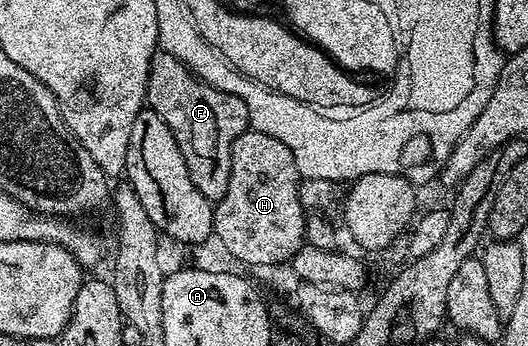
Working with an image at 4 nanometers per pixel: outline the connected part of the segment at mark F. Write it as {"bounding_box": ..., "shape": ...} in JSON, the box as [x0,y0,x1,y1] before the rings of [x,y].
{"bounding_box":[145,50,249,202],"shape":[[[160,50],[153,55],[151,70],[149,71],[149,85],[145,94],[148,107],[153,108],[155,114],[159,114],[159,118],[163,118],[163,122],[167,122],[171,134],[175,134],[175,142],[179,142],[179,150],[183,154],[183,162],[187,162],[187,170],[191,174],[191,182],[195,182],[195,186],[199,186],[199,194],[203,194],[203,198],[207,198],[210,202],[221,200],[223,194],[227,194],[227,182],[231,178],[231,146],[235,142],[235,138],[239,138],[239,134],[243,134],[249,128],[249,115],[247,114],[247,106],[243,102],[243,98],[239,98],[235,94],[227,94],[215,86],[207,86],[207,82],[203,82],[199,77],[193,75],[193,71],[185,63],[181,60],[176,60],[171,54]]]}

